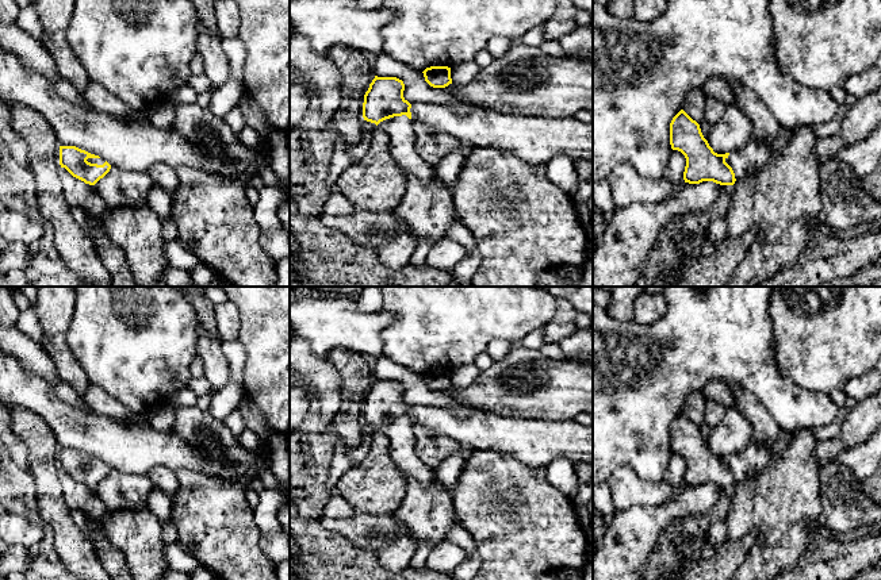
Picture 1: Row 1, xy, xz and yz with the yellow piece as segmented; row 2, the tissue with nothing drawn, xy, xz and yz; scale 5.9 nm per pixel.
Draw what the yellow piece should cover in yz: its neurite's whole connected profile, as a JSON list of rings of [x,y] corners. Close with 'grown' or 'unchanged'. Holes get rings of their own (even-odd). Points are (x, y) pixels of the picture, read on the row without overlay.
[[[681,412],[670,426],[670,448],[686,461],[683,483],[689,487],[713,484],[733,488],[736,483],[765,470],[774,456],[780,456],[790,442],[784,435],[769,443],[751,441],[735,454],[717,457],[704,441],[700,427]]] | grown

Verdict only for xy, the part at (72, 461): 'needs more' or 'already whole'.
needs more

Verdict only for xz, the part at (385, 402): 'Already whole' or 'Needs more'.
Needs more

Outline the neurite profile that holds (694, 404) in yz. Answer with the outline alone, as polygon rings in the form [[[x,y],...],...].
[[[701,391],[690,392],[683,404],[683,414],[698,427],[704,422],[706,396]]]

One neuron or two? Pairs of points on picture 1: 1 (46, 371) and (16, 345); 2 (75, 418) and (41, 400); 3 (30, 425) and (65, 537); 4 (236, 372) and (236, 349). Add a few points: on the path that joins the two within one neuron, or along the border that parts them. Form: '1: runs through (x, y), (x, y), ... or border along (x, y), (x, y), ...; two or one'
1: runs through (39, 364), (23, 348); one
2: runs through (66, 418), (62, 418), (49, 407); one
3: runs through (42, 453), (53, 509); one
4: runs through (236, 367), (236, 354); one

